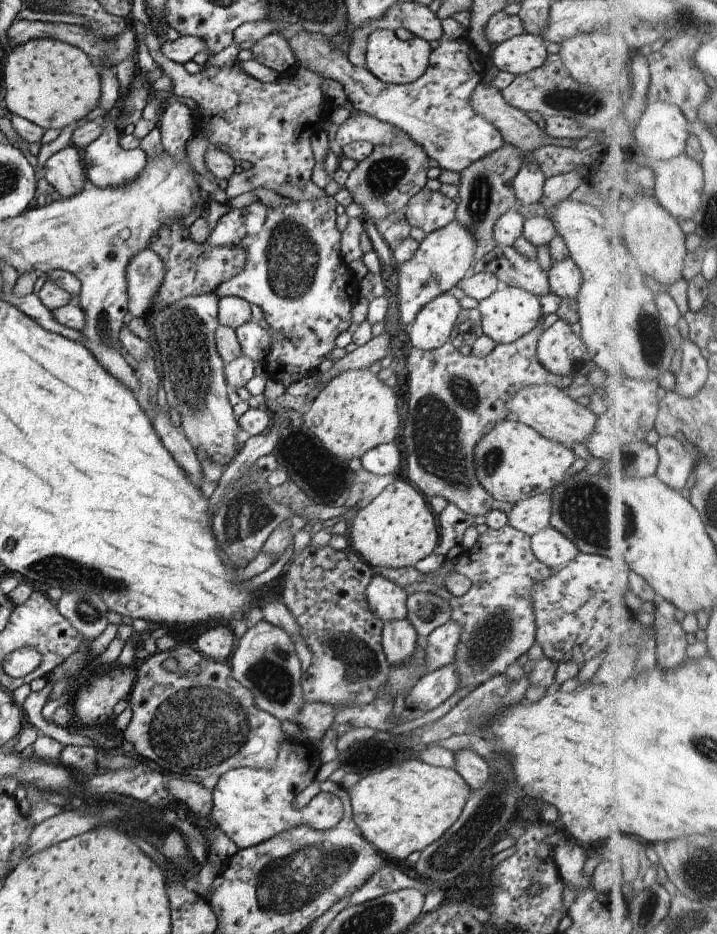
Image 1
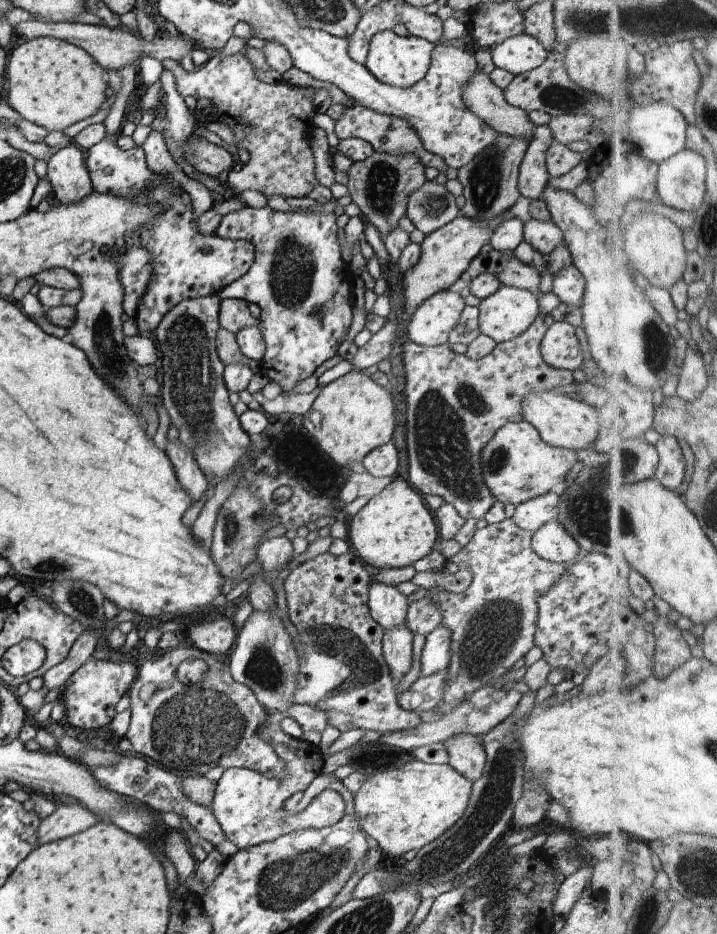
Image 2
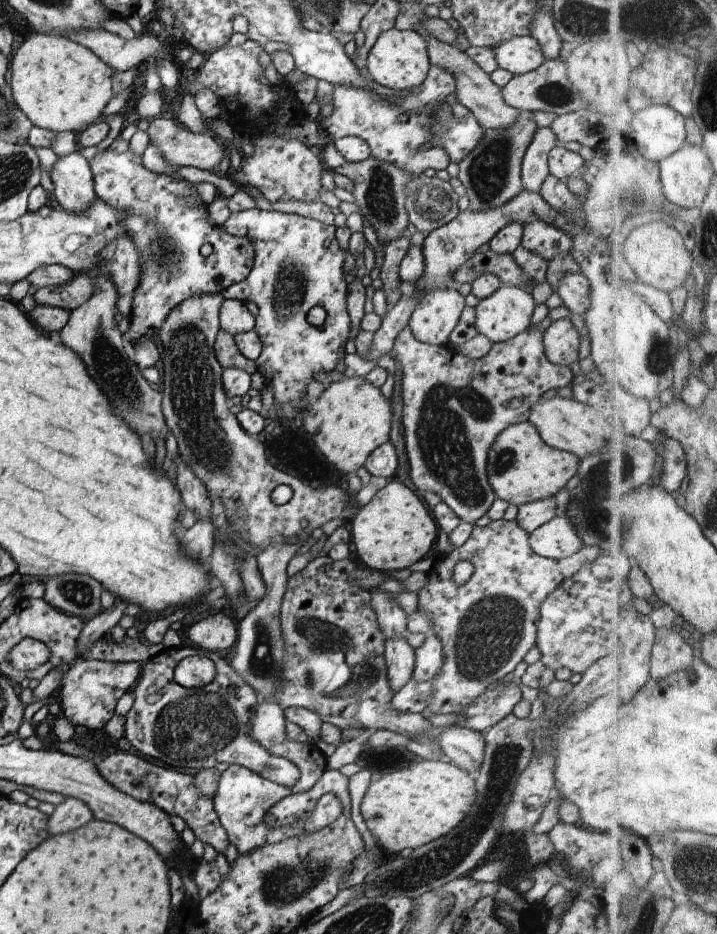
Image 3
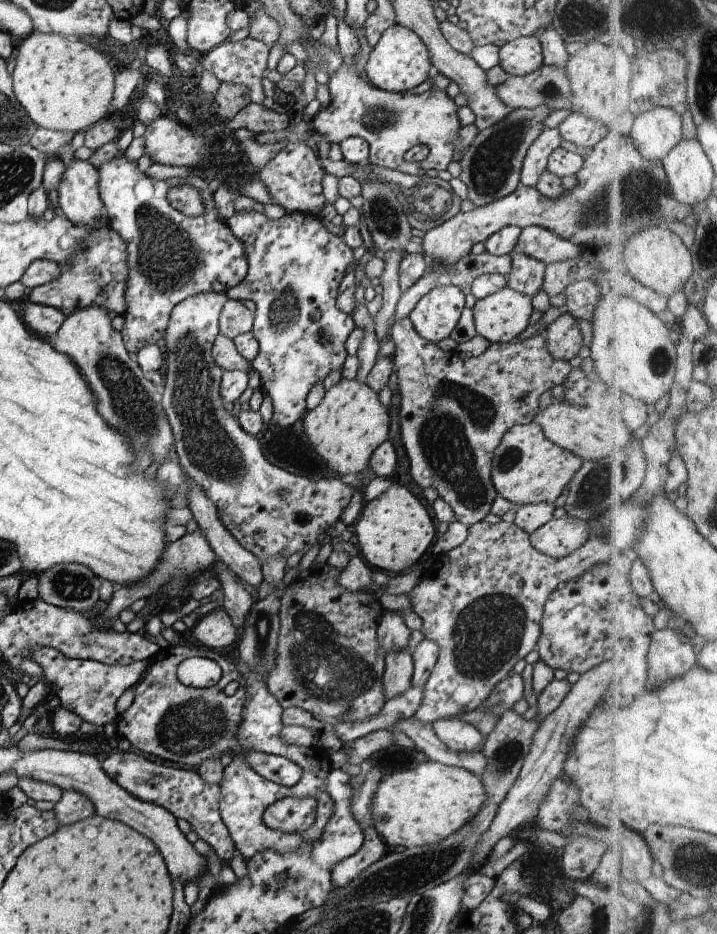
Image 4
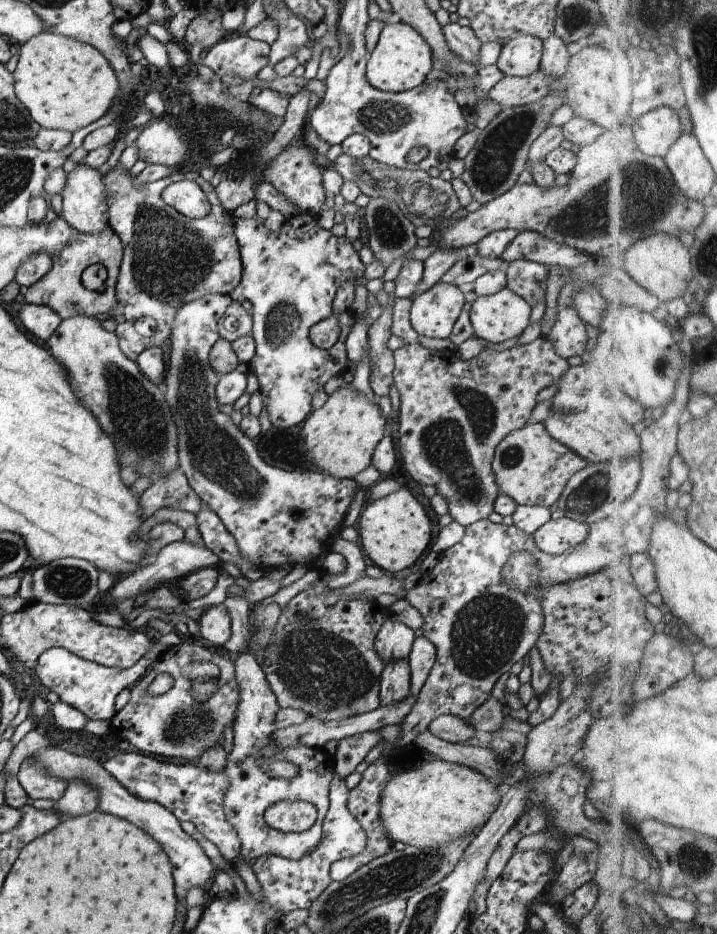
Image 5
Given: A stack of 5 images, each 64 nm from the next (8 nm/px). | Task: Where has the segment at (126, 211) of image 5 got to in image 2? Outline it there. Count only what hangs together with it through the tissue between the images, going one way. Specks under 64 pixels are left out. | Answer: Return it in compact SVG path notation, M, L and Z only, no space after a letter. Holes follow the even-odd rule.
M118 135L106 136L100 142L94 144L86 153L86 168L88 170L93 191L102 192L102 194L116 194L124 198L134 198L140 194L140 190L148 188L152 182L158 184L160 176L151 172L146 165L144 150L134 147L131 150L123 151L116 144ZM184 189L176 190L172 196L172 204L152 222L152 226L144 228L140 234L141 247L152 254L152 282L140 300L136 321L138 334L155 332L164 318L176 304L181 301L217 294L224 286L233 284L248 272L254 259L254 249L245 240L224 240L216 233L202 234L198 230L196 214L192 210L192 200Z

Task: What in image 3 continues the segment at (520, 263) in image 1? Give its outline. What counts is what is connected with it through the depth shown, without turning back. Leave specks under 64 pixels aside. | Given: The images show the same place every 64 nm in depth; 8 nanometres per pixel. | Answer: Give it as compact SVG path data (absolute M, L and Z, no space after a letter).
M491 249L488 252L476 252L466 264L454 274L454 281L463 284L472 283L479 277L486 274L494 274L500 278L502 284L509 284L512 286L523 287L528 286L530 282L524 278L522 268L514 261L512 254L495 254Z

